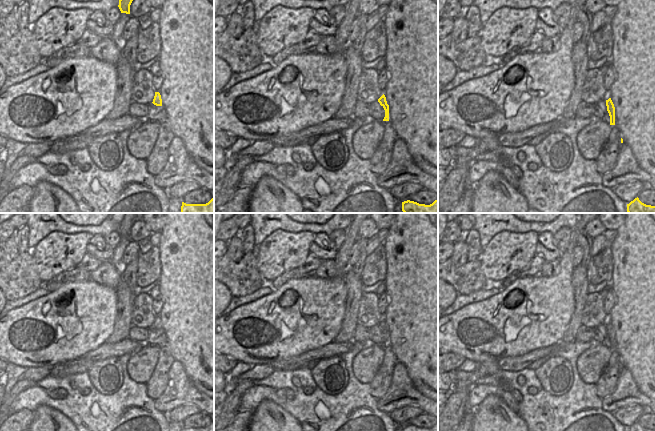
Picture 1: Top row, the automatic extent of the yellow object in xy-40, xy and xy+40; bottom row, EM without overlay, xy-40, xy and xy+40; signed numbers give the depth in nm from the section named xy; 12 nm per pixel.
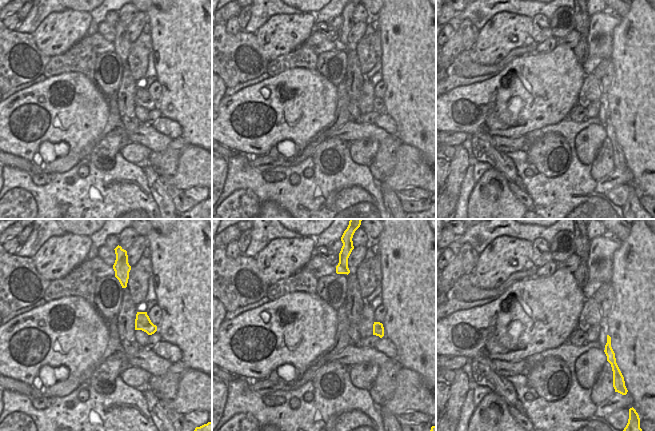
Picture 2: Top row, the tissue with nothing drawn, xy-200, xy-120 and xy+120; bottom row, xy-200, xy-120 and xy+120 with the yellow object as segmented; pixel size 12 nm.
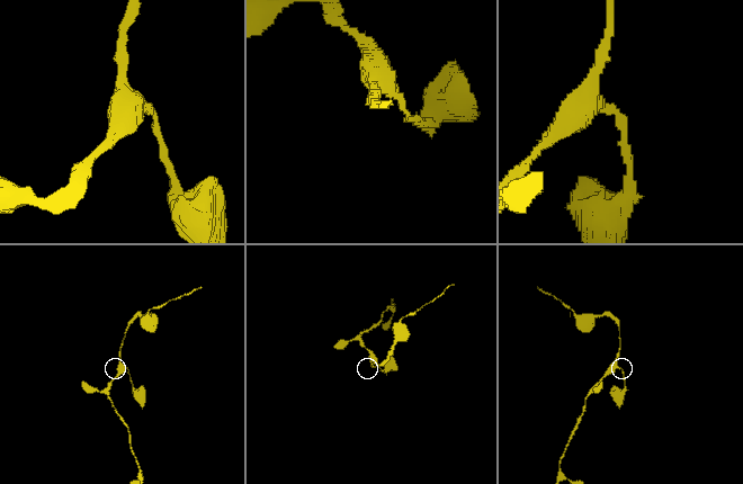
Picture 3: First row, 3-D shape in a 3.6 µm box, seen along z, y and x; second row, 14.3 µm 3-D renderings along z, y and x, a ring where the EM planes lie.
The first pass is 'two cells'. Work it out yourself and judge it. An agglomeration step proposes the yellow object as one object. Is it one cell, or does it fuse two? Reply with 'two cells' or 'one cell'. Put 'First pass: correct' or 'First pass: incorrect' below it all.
one cell
First pass: incorrect

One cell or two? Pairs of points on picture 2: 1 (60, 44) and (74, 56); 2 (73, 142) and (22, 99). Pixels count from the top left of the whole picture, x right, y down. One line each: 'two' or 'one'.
1: two
2: one

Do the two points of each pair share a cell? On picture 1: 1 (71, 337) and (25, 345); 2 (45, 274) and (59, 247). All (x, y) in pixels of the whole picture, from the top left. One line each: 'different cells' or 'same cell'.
1: same cell
2: same cell

